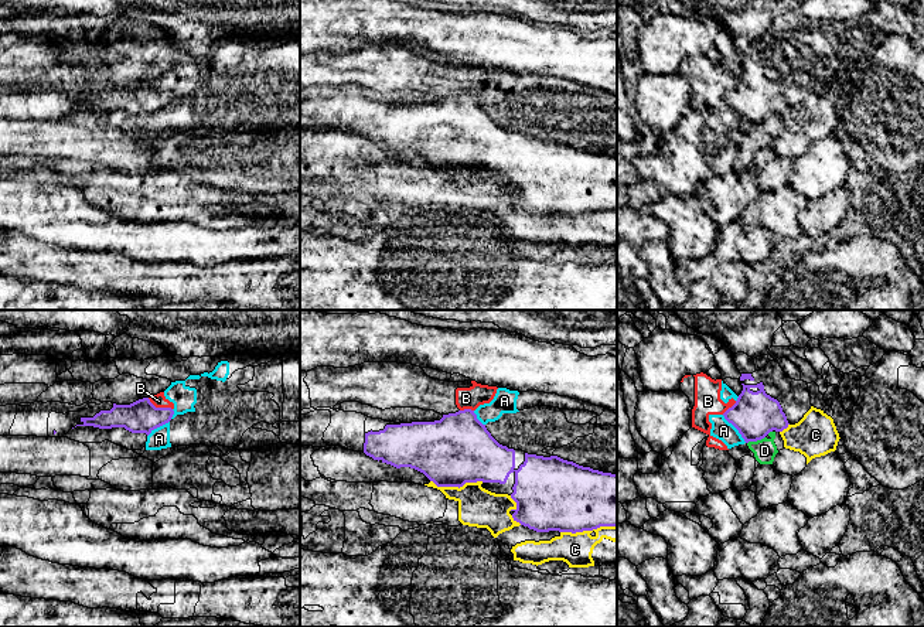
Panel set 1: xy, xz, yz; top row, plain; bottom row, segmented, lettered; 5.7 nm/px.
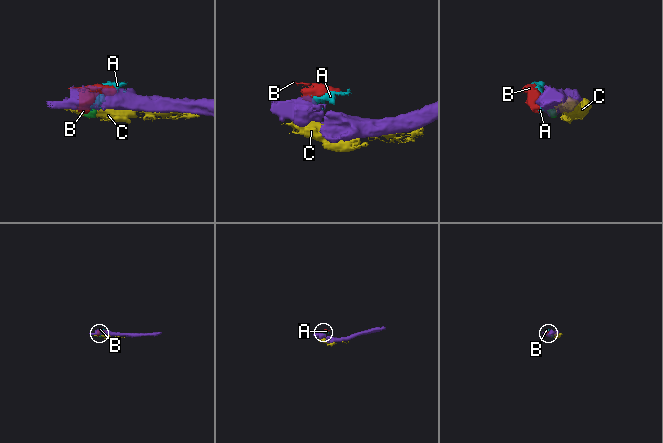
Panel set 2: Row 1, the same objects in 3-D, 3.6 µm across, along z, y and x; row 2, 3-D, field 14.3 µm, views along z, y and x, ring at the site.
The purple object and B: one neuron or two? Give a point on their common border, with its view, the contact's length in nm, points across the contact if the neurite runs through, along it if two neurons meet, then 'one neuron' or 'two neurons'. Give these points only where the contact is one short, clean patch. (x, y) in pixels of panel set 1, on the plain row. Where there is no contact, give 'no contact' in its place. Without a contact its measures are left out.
meets purple in xy at (160, 91); contact 160 nm long; border along xy (147, 81), (156, 89), (169, 89), (171, 92); two neurons

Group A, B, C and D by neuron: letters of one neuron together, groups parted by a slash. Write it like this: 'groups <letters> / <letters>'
groups A B / C / D

